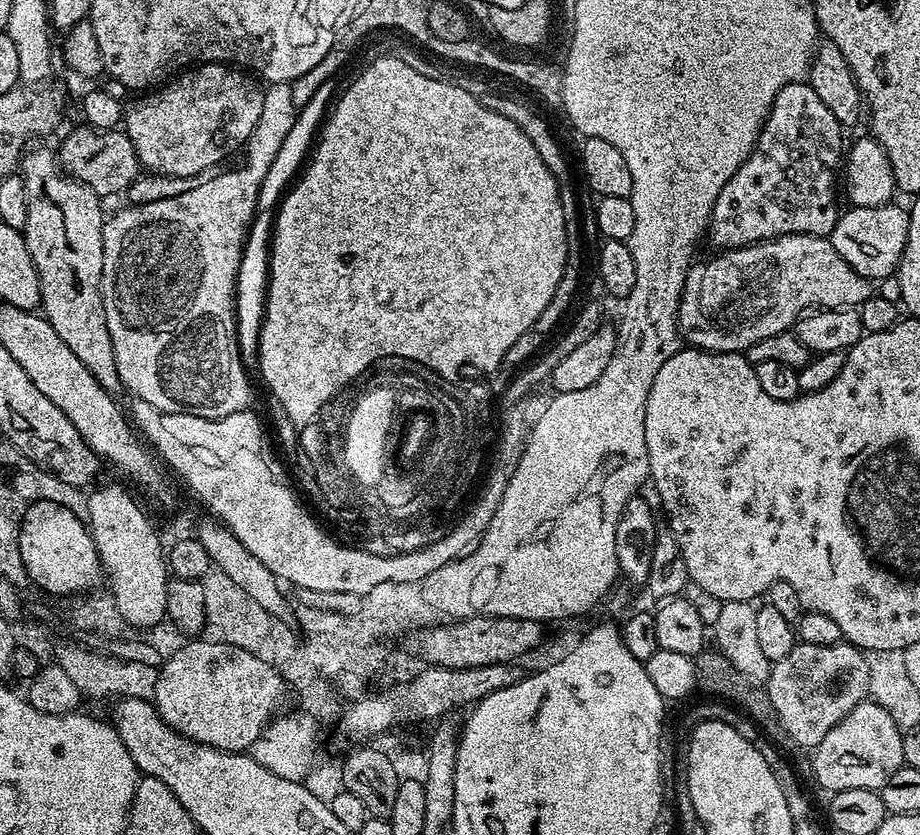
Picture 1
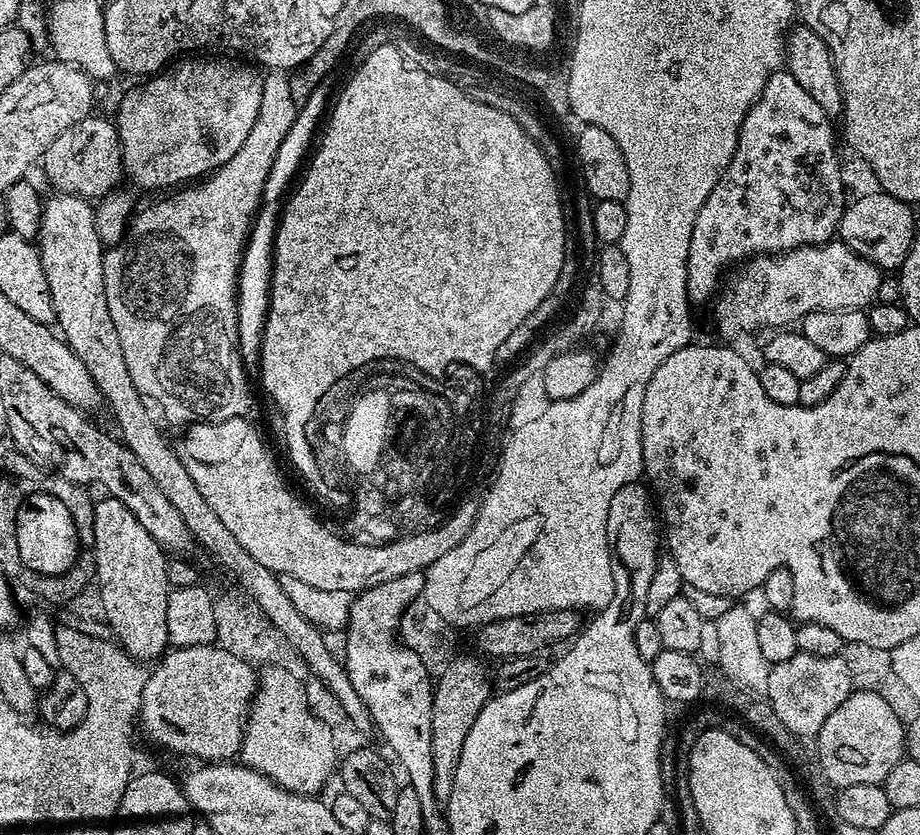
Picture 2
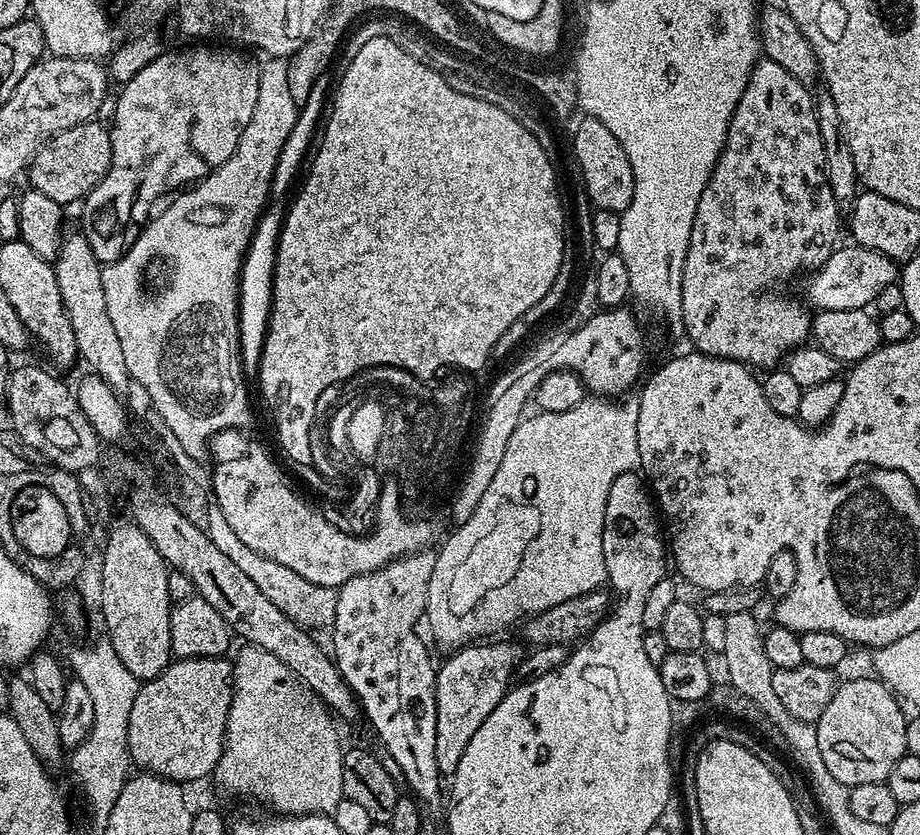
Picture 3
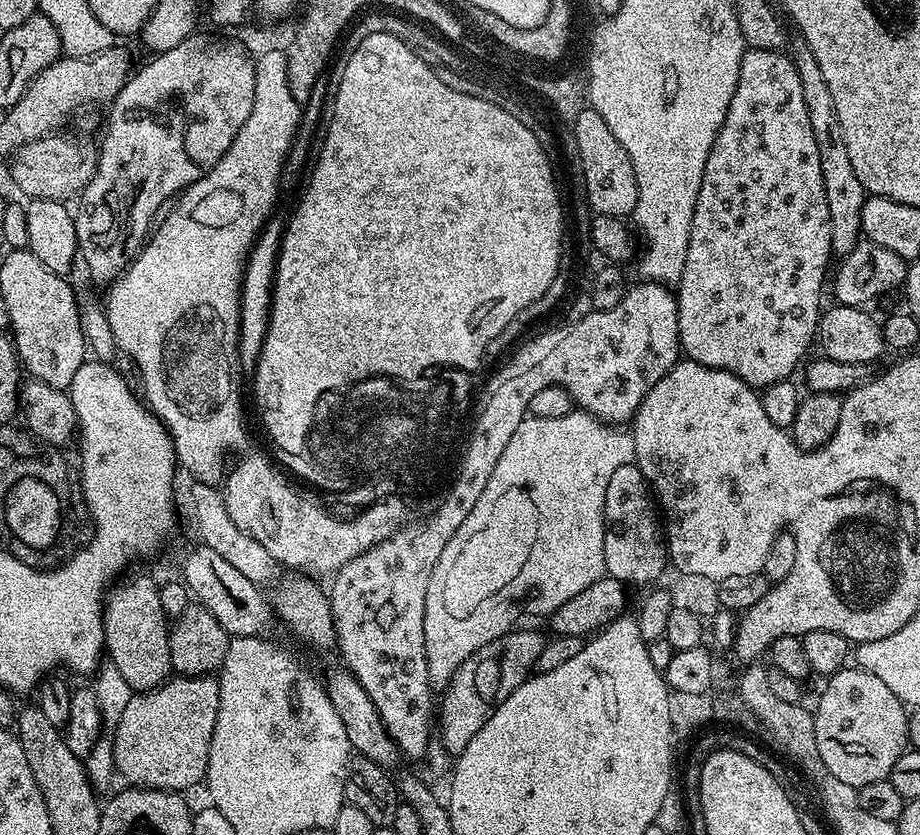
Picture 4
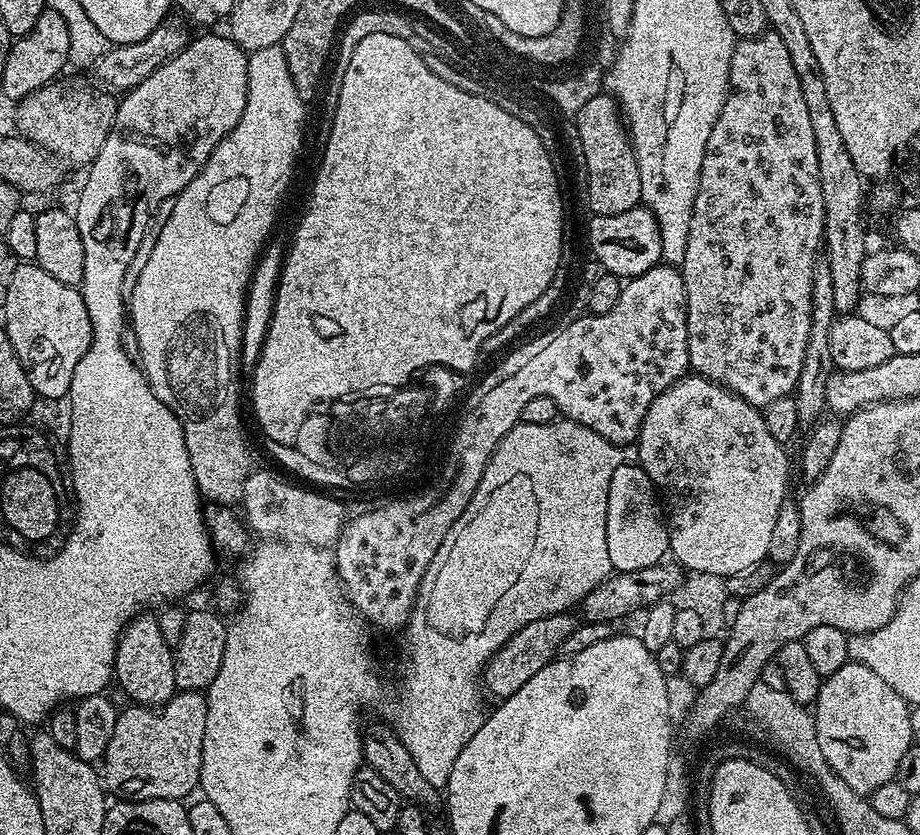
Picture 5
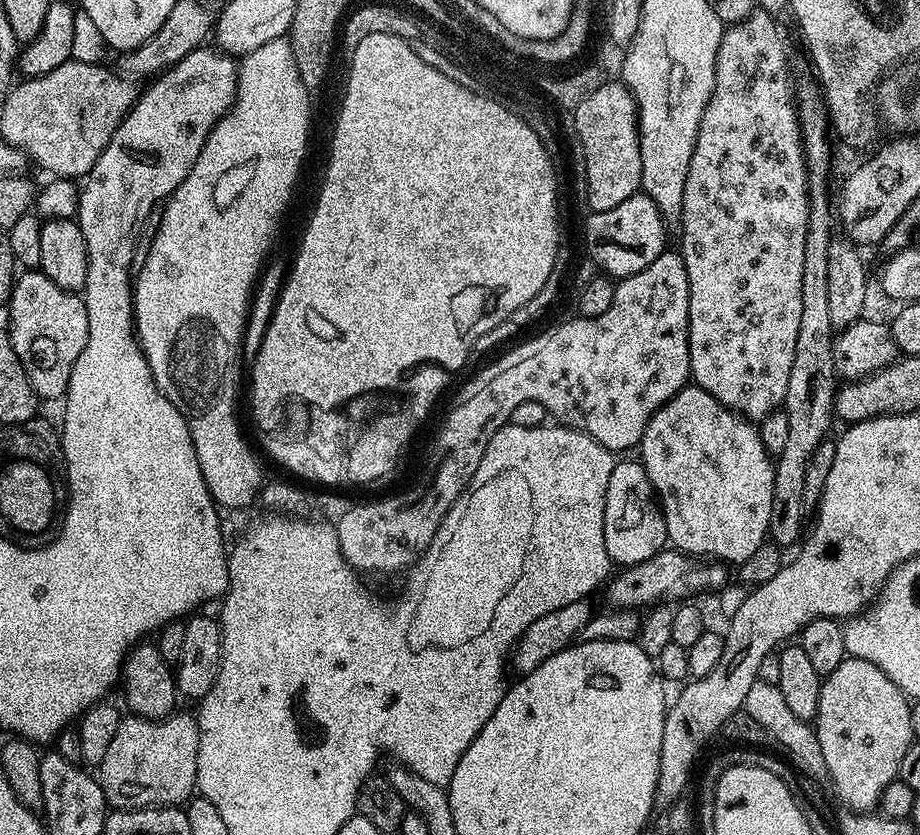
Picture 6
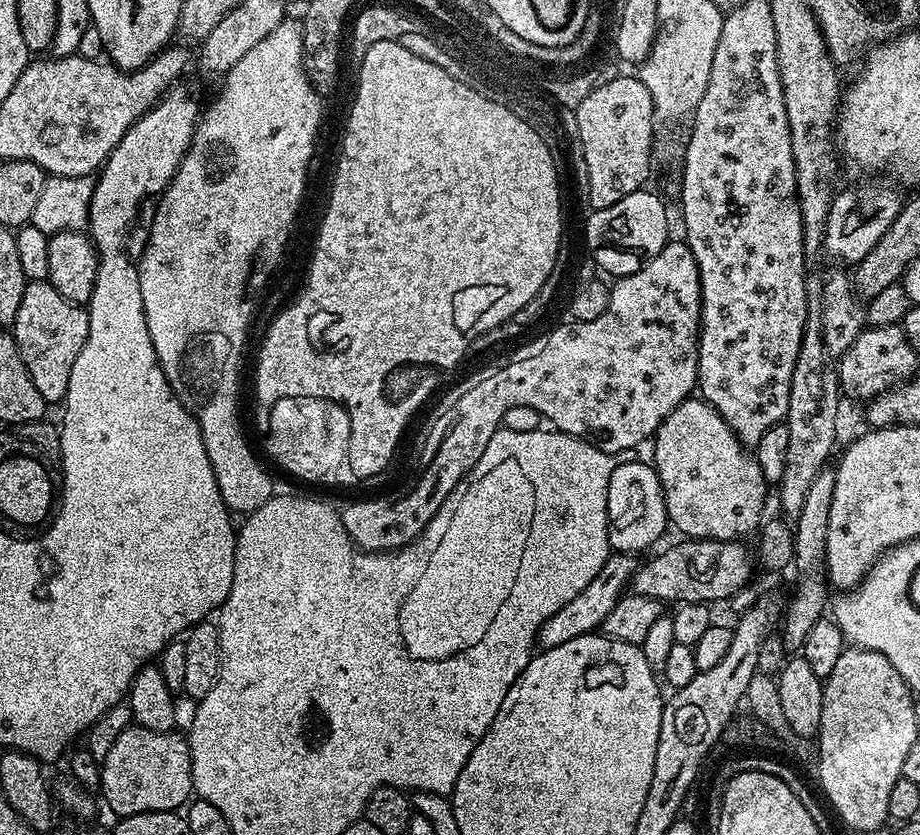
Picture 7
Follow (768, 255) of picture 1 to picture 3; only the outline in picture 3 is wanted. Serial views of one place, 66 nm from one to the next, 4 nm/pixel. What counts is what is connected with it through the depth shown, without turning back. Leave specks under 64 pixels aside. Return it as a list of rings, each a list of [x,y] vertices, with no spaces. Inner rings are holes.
[[[859,246],[852,248],[837,247],[835,252],[814,274],[807,277],[809,305],[817,304],[820,310],[858,310],[875,305],[882,286],[897,283],[898,264],[886,254],[878,254],[878,250],[870,250]]]

